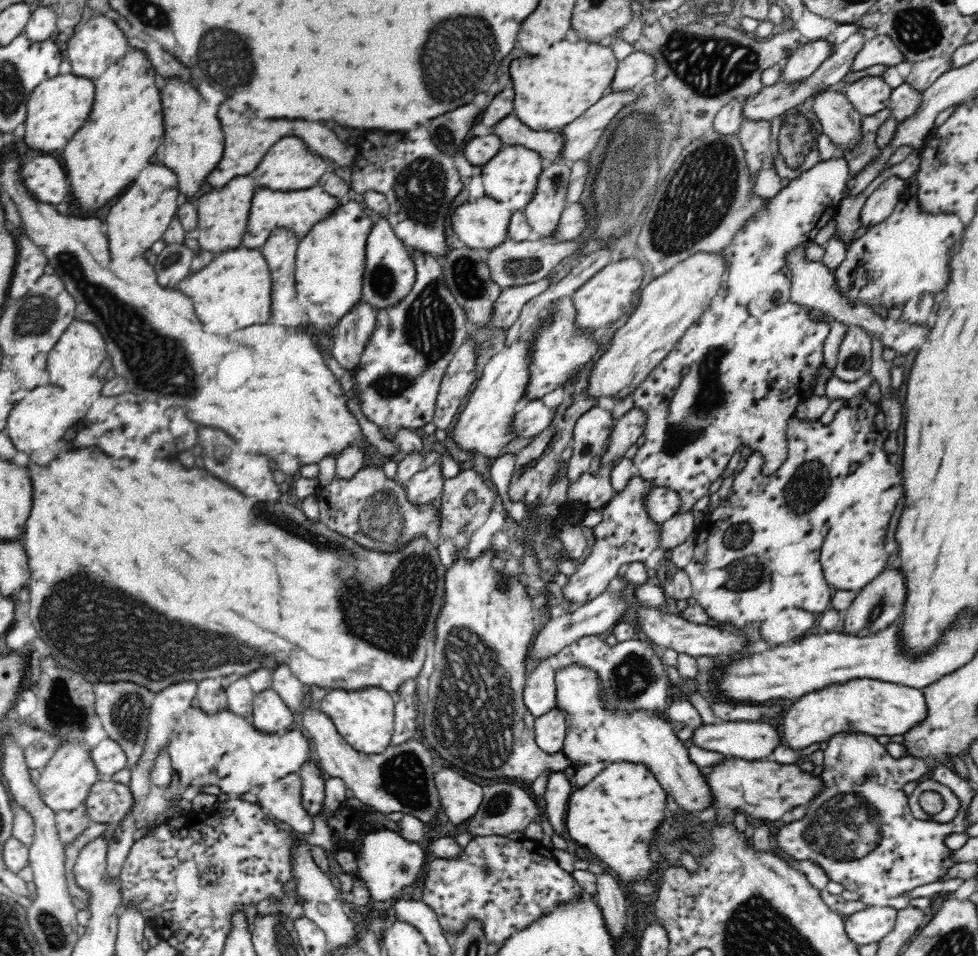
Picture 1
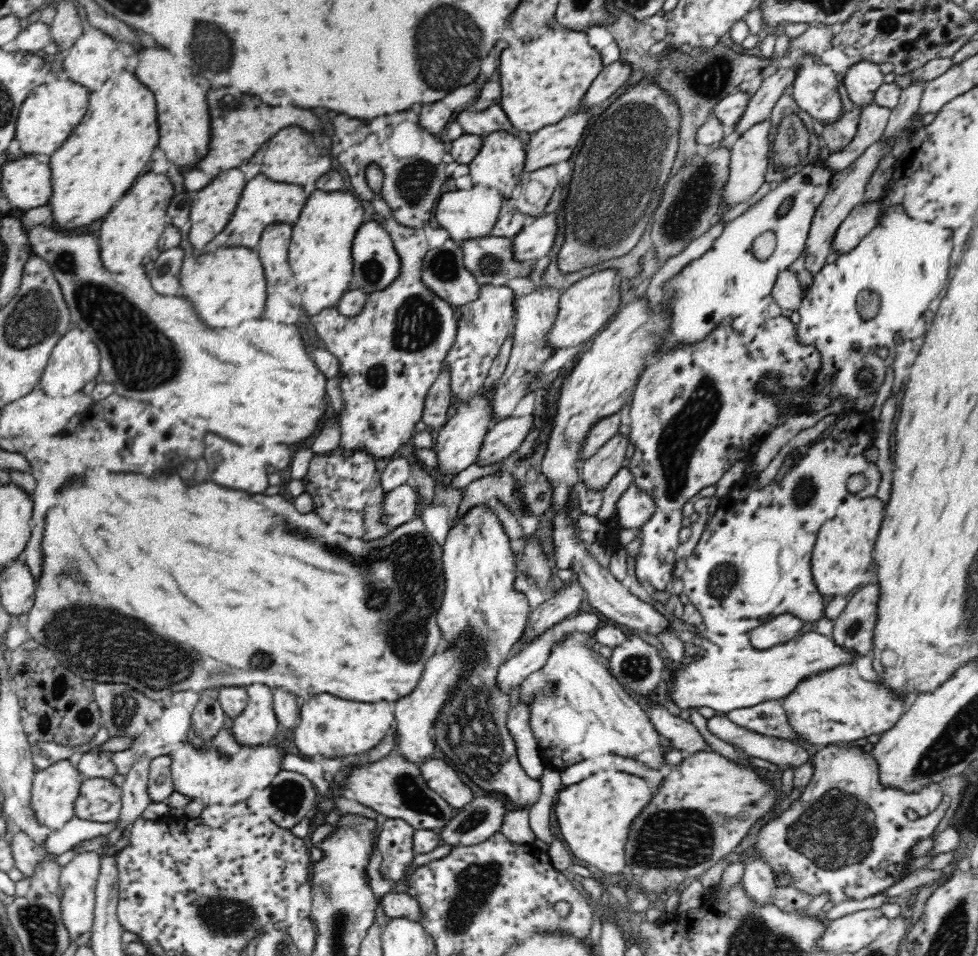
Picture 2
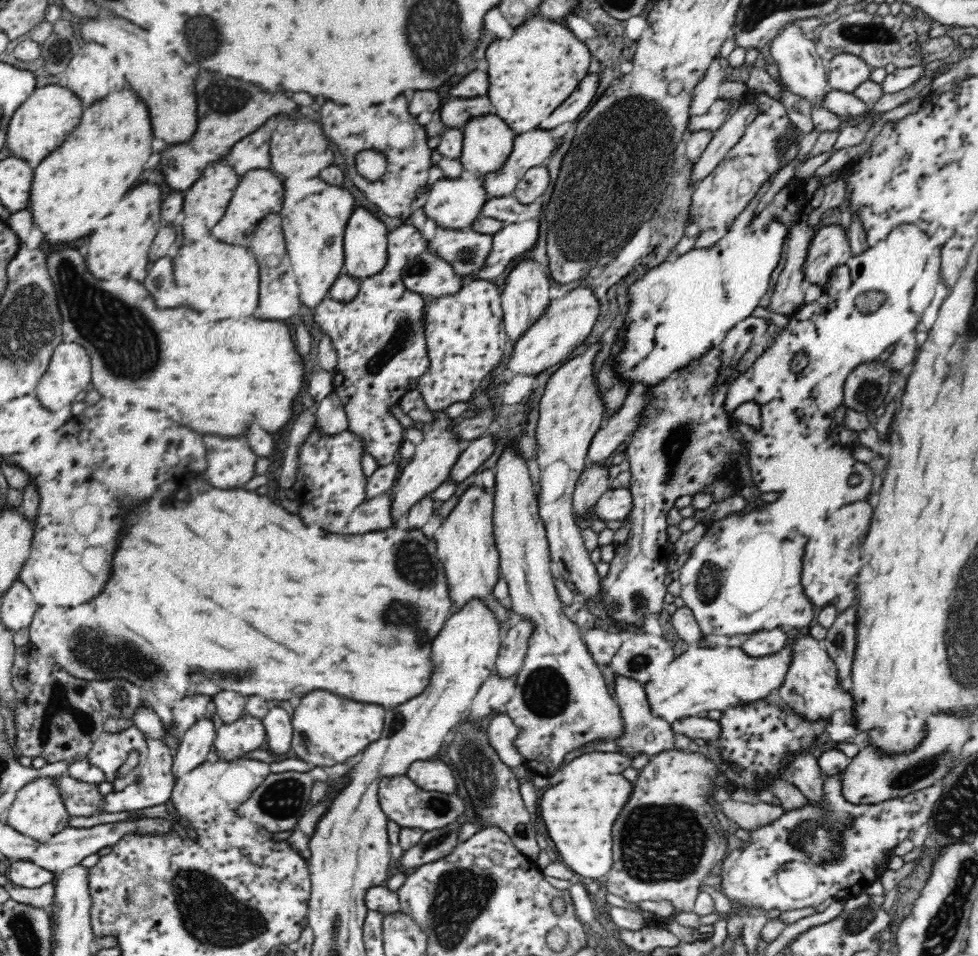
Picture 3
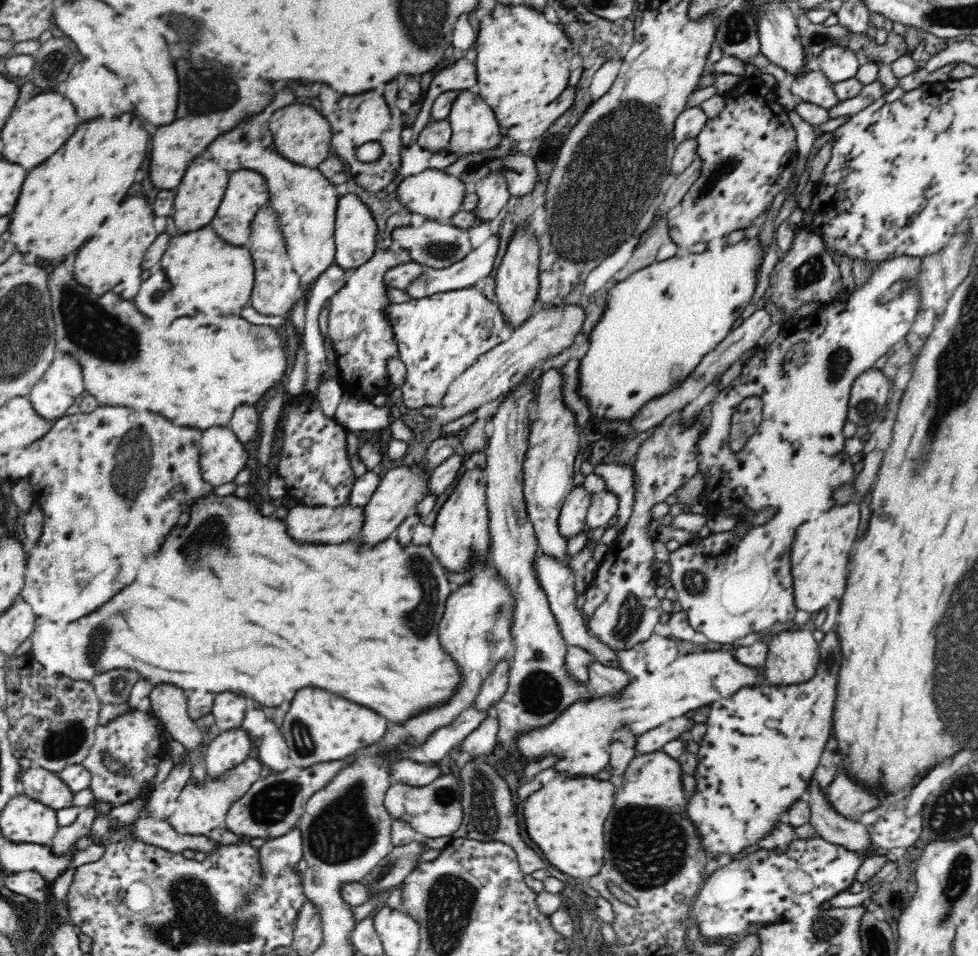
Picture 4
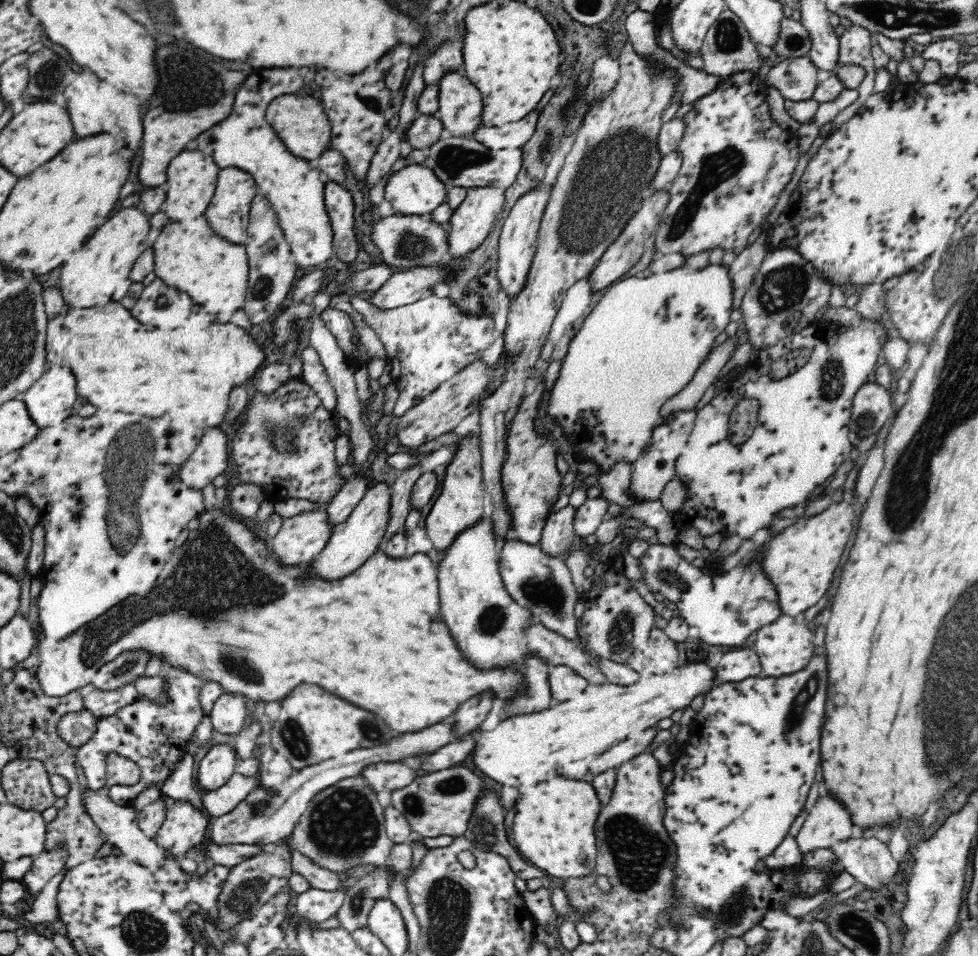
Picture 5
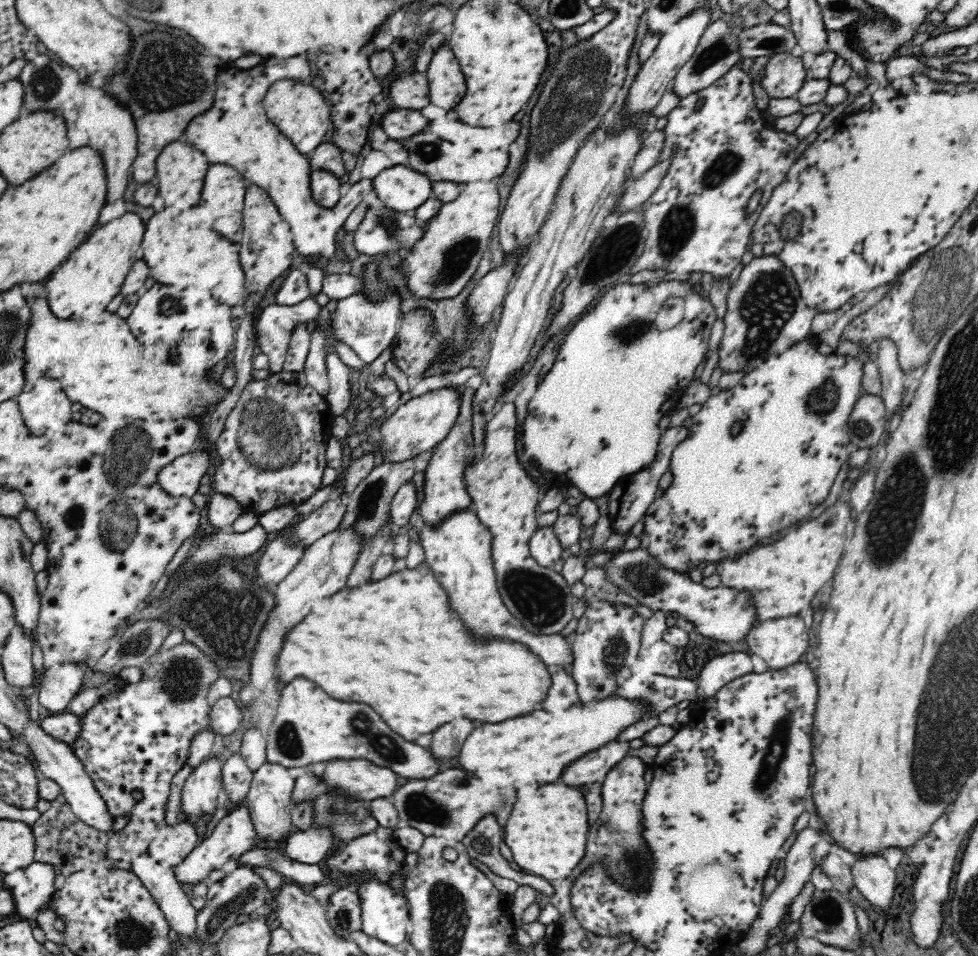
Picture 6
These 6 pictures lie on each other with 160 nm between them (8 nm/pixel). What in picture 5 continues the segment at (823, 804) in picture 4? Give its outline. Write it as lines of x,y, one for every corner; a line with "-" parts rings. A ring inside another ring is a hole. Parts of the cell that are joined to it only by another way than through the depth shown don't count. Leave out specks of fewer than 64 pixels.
875,837
839,840
831,849
842,870
874,893
888,885
898,872
899,862
892,858
888,846

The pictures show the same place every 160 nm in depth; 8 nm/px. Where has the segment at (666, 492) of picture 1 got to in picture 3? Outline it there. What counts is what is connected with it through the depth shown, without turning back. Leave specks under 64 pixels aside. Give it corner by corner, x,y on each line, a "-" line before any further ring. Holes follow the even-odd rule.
610,488
597,500
591,514
604,521
622,521
624,518
629,518
630,508
632,508
630,489

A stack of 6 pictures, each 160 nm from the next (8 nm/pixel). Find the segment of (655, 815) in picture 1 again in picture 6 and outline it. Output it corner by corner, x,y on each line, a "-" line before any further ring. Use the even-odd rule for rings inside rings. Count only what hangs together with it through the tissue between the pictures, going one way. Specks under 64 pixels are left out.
546,784
534,794
518,798
504,830
504,842
512,850
514,862
526,873
536,874
547,881
567,878
578,866
586,852
586,836
585,798
580,790
564,784

